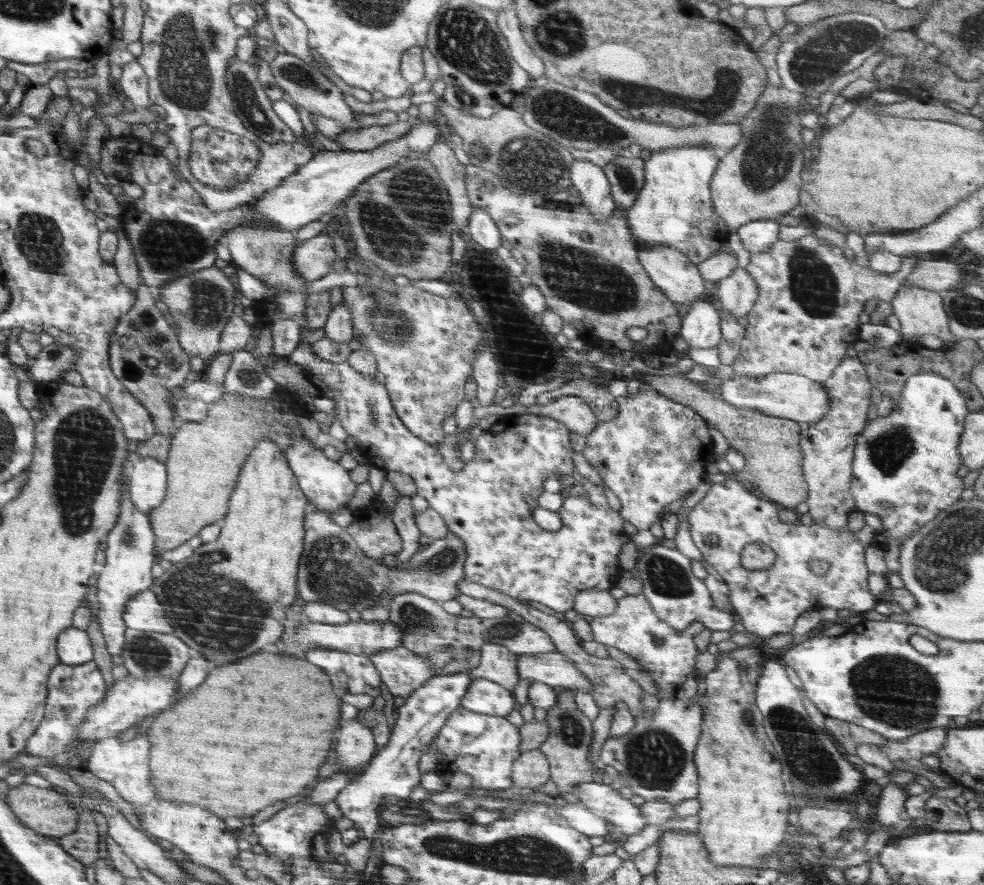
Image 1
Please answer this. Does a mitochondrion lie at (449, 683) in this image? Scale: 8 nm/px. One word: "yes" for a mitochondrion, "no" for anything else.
no

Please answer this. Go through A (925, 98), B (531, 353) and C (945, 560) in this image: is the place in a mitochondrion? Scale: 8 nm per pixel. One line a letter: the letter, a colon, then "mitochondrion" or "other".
A: other
B: mitochondrion
C: mitochondrion

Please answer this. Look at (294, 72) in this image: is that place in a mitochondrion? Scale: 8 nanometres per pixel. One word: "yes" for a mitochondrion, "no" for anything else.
yes

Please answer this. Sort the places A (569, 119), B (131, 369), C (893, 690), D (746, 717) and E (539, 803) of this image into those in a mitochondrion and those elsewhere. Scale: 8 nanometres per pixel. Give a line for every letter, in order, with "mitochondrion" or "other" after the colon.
A: mitochondrion
B: mitochondrion
C: mitochondrion
D: mitochondrion
E: other

